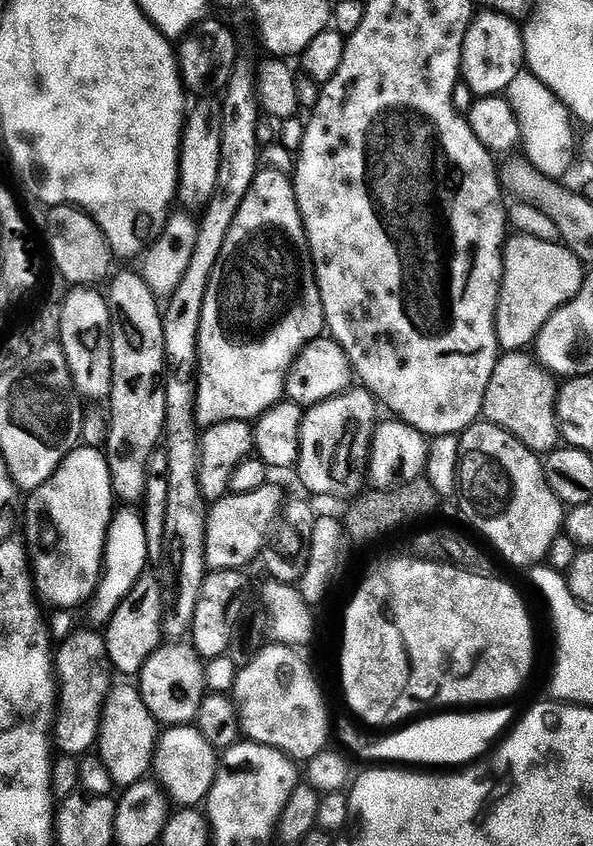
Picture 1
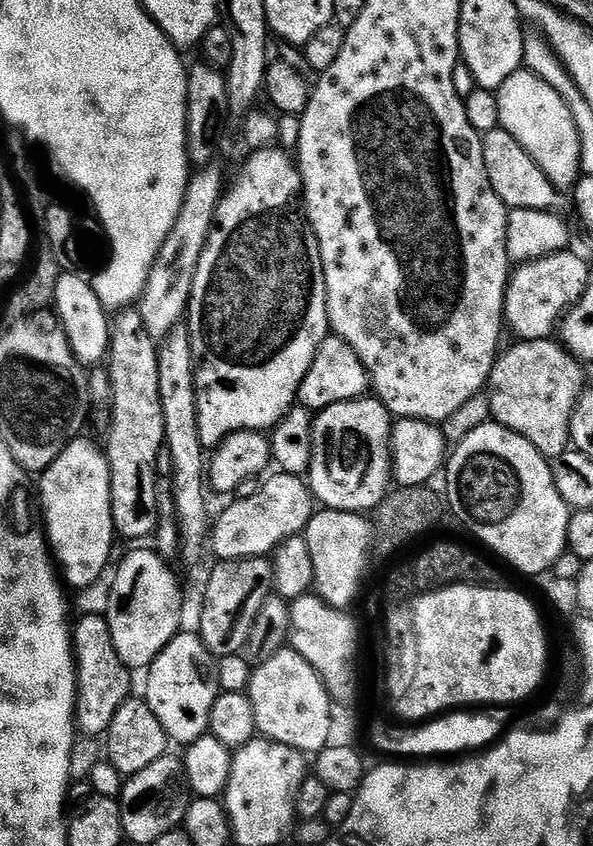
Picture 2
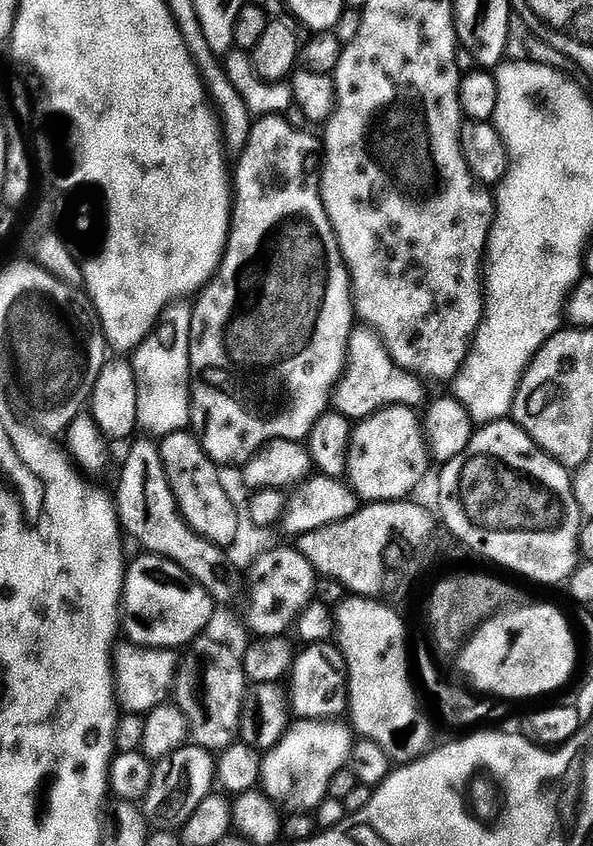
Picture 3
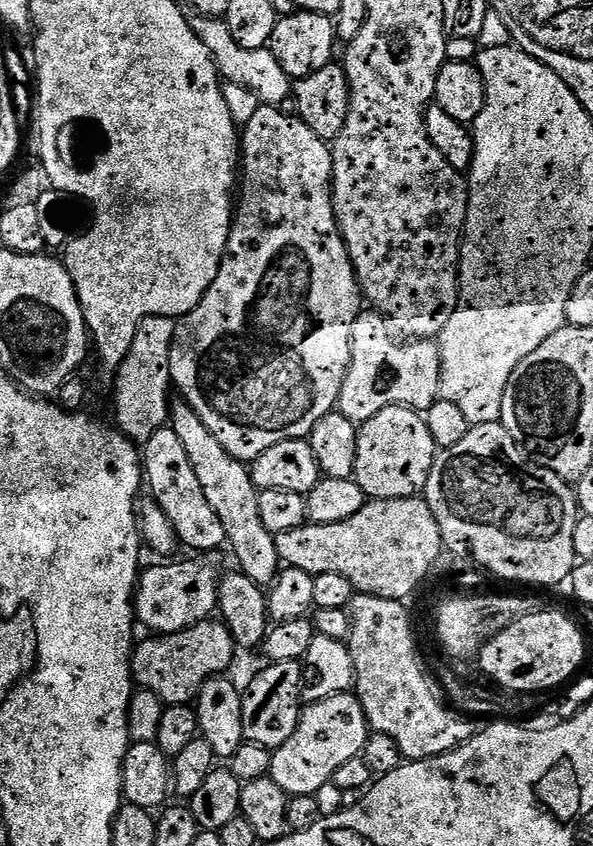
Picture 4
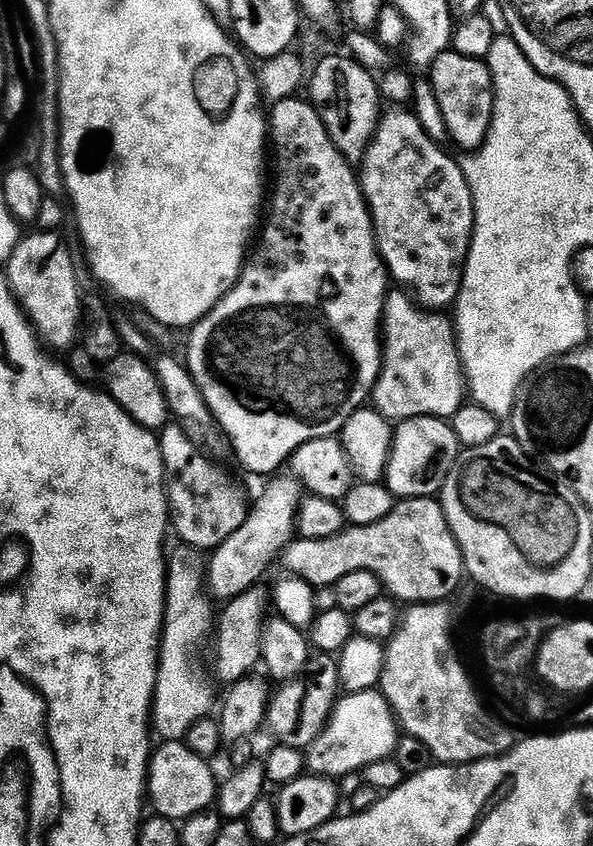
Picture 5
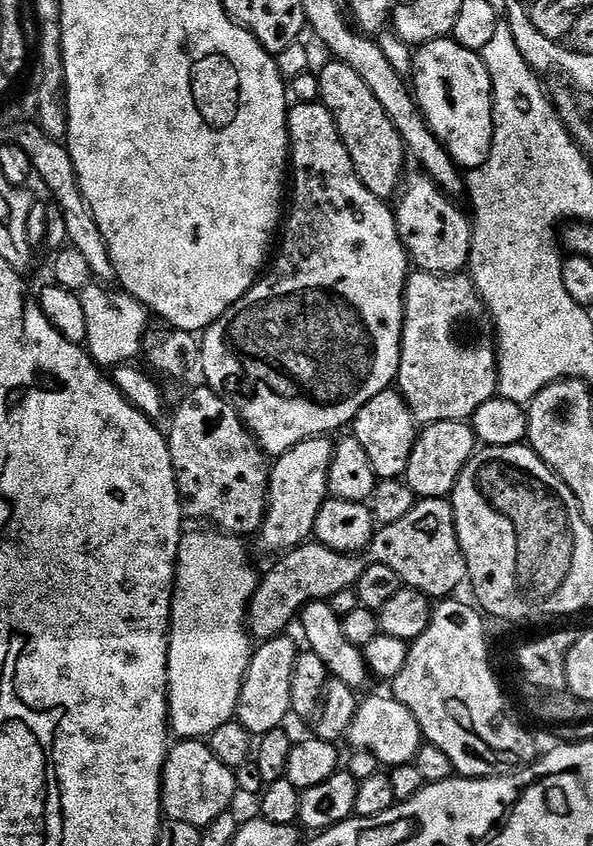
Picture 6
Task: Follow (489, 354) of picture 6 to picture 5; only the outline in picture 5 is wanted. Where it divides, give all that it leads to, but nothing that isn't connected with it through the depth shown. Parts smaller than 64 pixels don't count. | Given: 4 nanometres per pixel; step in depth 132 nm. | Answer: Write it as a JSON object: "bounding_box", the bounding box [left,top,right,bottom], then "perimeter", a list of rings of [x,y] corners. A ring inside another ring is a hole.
{"bounding_box":[375,290,466,418],"perimeter":[[[400,290],[388,293],[382,321],[382,336],[386,341],[382,352],[382,380],[392,384],[392,392],[377,391],[375,407],[389,418],[451,418],[466,403],[466,368],[458,351],[453,321],[449,317],[448,321],[444,314],[431,316],[419,312],[412,305],[411,295],[396,291]]]}

